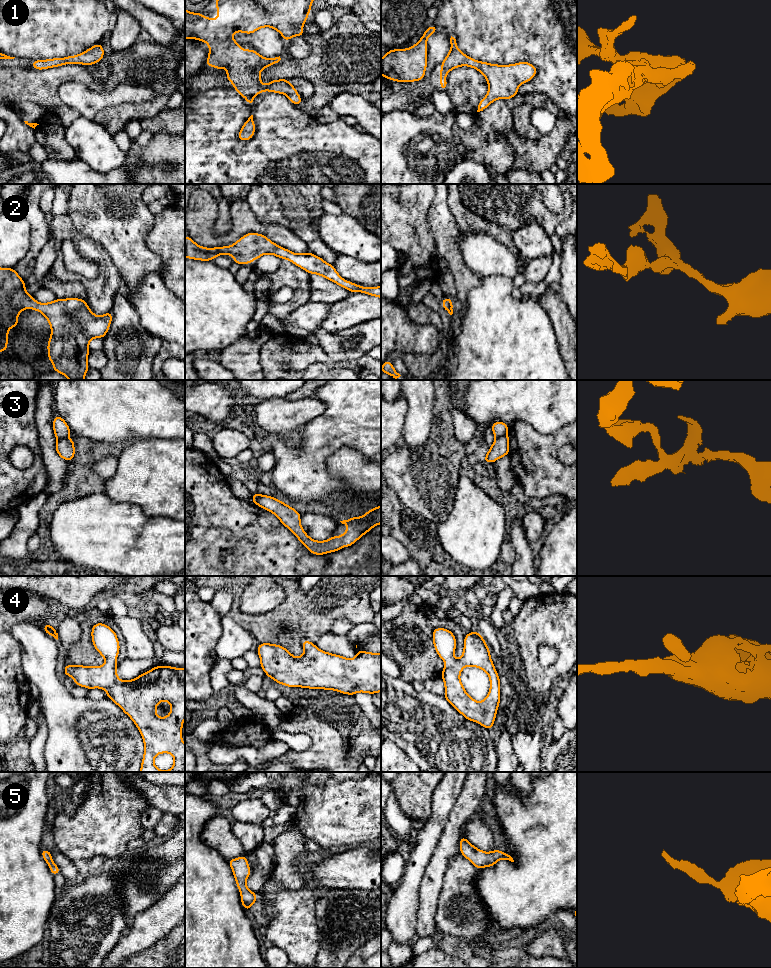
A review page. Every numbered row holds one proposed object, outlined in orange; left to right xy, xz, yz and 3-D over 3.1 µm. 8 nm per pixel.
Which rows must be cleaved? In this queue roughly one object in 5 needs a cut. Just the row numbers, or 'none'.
3

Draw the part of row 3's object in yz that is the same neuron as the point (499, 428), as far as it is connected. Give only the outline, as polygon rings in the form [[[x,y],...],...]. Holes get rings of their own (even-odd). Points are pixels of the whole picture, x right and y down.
[[[497,421],[493,423],[490,428],[492,429],[495,438],[498,438],[508,433],[509,426],[502,421]]]

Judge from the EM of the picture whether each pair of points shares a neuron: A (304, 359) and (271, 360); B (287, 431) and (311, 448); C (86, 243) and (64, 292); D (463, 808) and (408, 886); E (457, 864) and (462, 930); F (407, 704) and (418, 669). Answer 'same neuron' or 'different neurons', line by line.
A: same neuron
B: different neurons
C: different neurons
D: different neurons
E: same neuron
F: different neurons

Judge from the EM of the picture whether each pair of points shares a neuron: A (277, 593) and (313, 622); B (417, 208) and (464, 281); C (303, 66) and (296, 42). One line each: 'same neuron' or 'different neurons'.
A: different neurons
B: different neurons
C: different neurons

